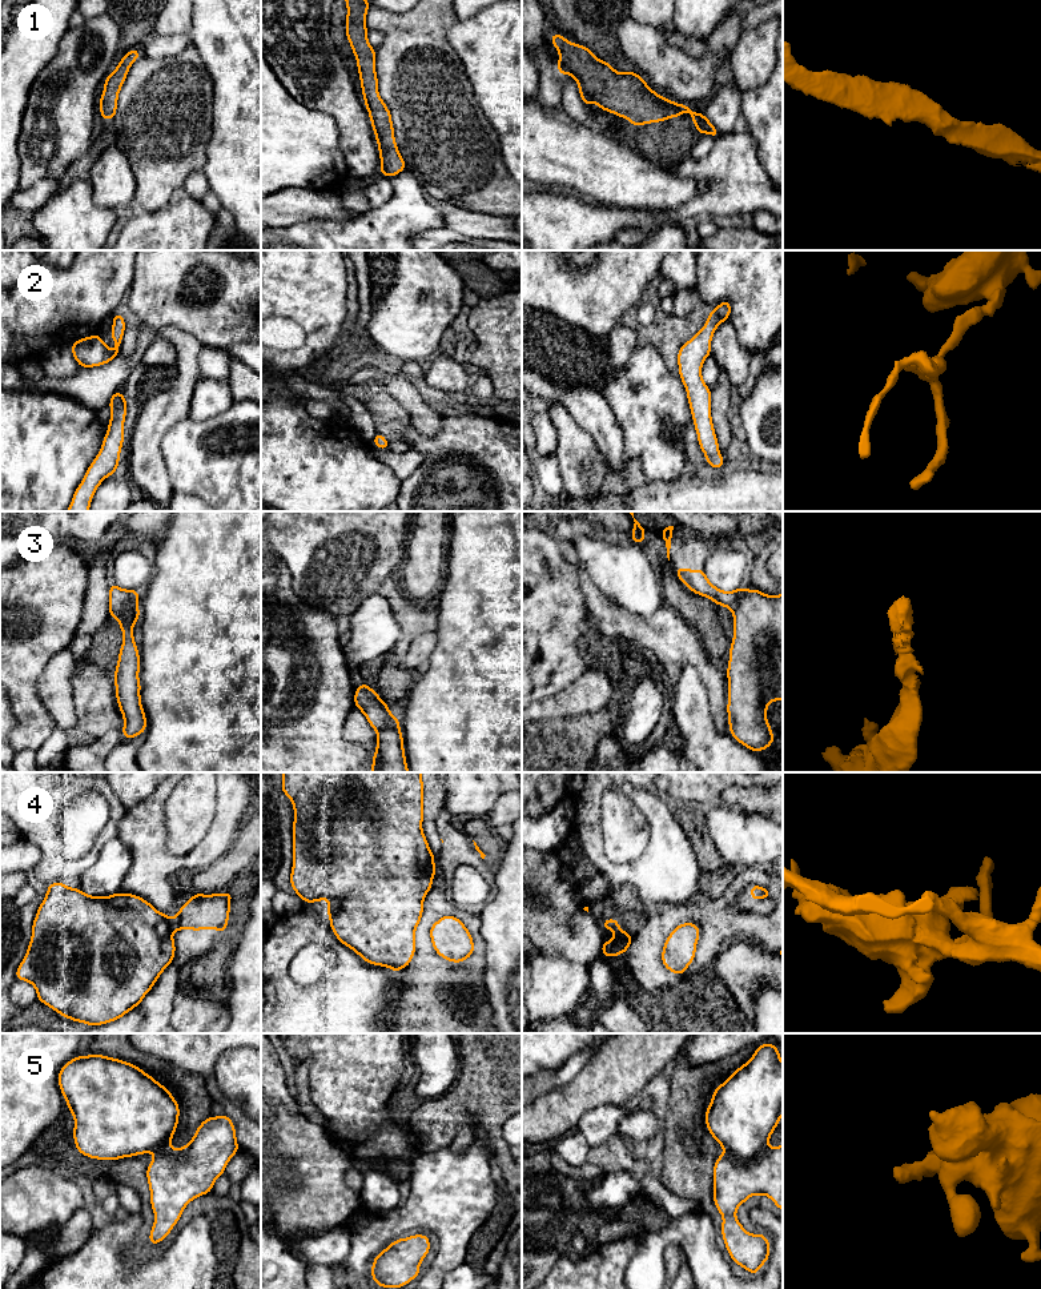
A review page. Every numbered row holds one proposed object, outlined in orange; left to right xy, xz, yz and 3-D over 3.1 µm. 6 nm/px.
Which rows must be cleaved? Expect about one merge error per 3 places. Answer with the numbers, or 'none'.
3, 4

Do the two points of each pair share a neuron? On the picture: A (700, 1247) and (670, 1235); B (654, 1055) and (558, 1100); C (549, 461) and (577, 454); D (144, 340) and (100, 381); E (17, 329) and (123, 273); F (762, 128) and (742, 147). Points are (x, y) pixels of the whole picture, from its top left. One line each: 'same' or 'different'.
A: same
B: same
C: different
D: same
E: same
F: different

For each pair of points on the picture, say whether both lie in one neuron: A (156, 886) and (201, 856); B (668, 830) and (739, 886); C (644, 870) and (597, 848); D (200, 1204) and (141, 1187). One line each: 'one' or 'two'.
A: one
B: two
C: one
D: one

